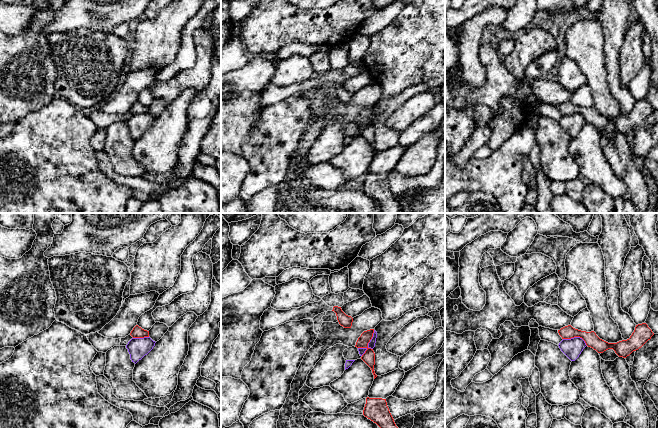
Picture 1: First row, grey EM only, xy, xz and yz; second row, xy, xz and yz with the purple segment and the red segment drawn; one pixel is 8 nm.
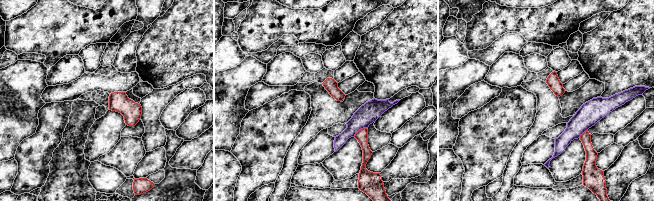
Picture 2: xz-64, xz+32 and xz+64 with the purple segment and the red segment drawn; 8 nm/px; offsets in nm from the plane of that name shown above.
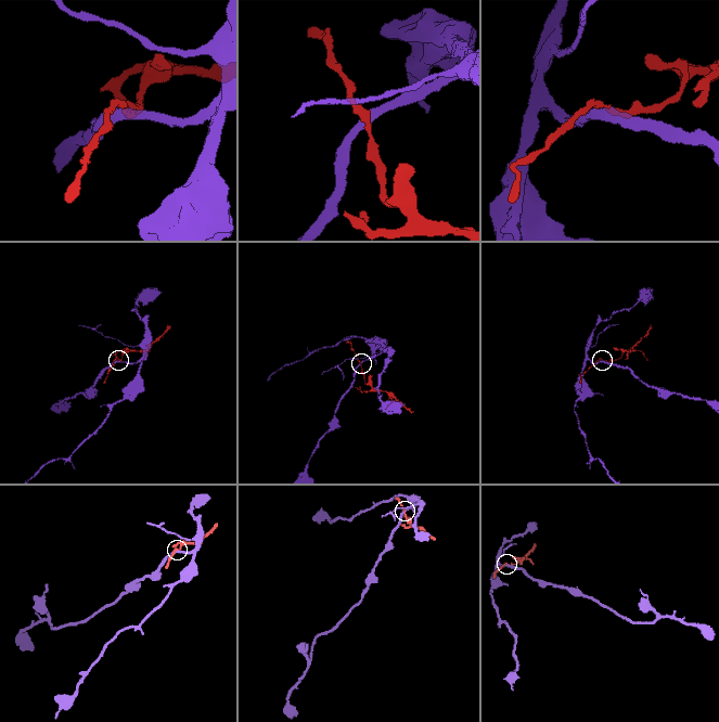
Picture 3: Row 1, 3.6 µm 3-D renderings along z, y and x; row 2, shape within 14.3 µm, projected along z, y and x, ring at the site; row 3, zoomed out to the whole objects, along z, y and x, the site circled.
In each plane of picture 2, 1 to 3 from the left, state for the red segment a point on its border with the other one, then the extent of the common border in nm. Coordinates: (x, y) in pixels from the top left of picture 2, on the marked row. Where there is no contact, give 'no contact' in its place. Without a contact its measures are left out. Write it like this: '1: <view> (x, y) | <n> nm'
1: no contact
2: xz+32 (359, 129) | 130 nm
3: xz+64 (583, 132) | 100 nm

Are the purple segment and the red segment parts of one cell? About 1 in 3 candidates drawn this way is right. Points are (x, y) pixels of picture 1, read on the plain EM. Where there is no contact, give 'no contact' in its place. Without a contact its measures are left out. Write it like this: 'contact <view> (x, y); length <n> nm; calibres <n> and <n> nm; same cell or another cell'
contact xz (368, 119); length 240 nm; calibres 60 and 100 nm; another cell

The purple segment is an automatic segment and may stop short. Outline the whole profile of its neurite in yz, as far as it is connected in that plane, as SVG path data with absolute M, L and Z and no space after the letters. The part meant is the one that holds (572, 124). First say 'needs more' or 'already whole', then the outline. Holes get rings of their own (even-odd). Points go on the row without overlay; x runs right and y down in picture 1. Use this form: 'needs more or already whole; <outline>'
already whole; M574 113L563 115L558 122L571 137L575 137L587 121L582 114Z

